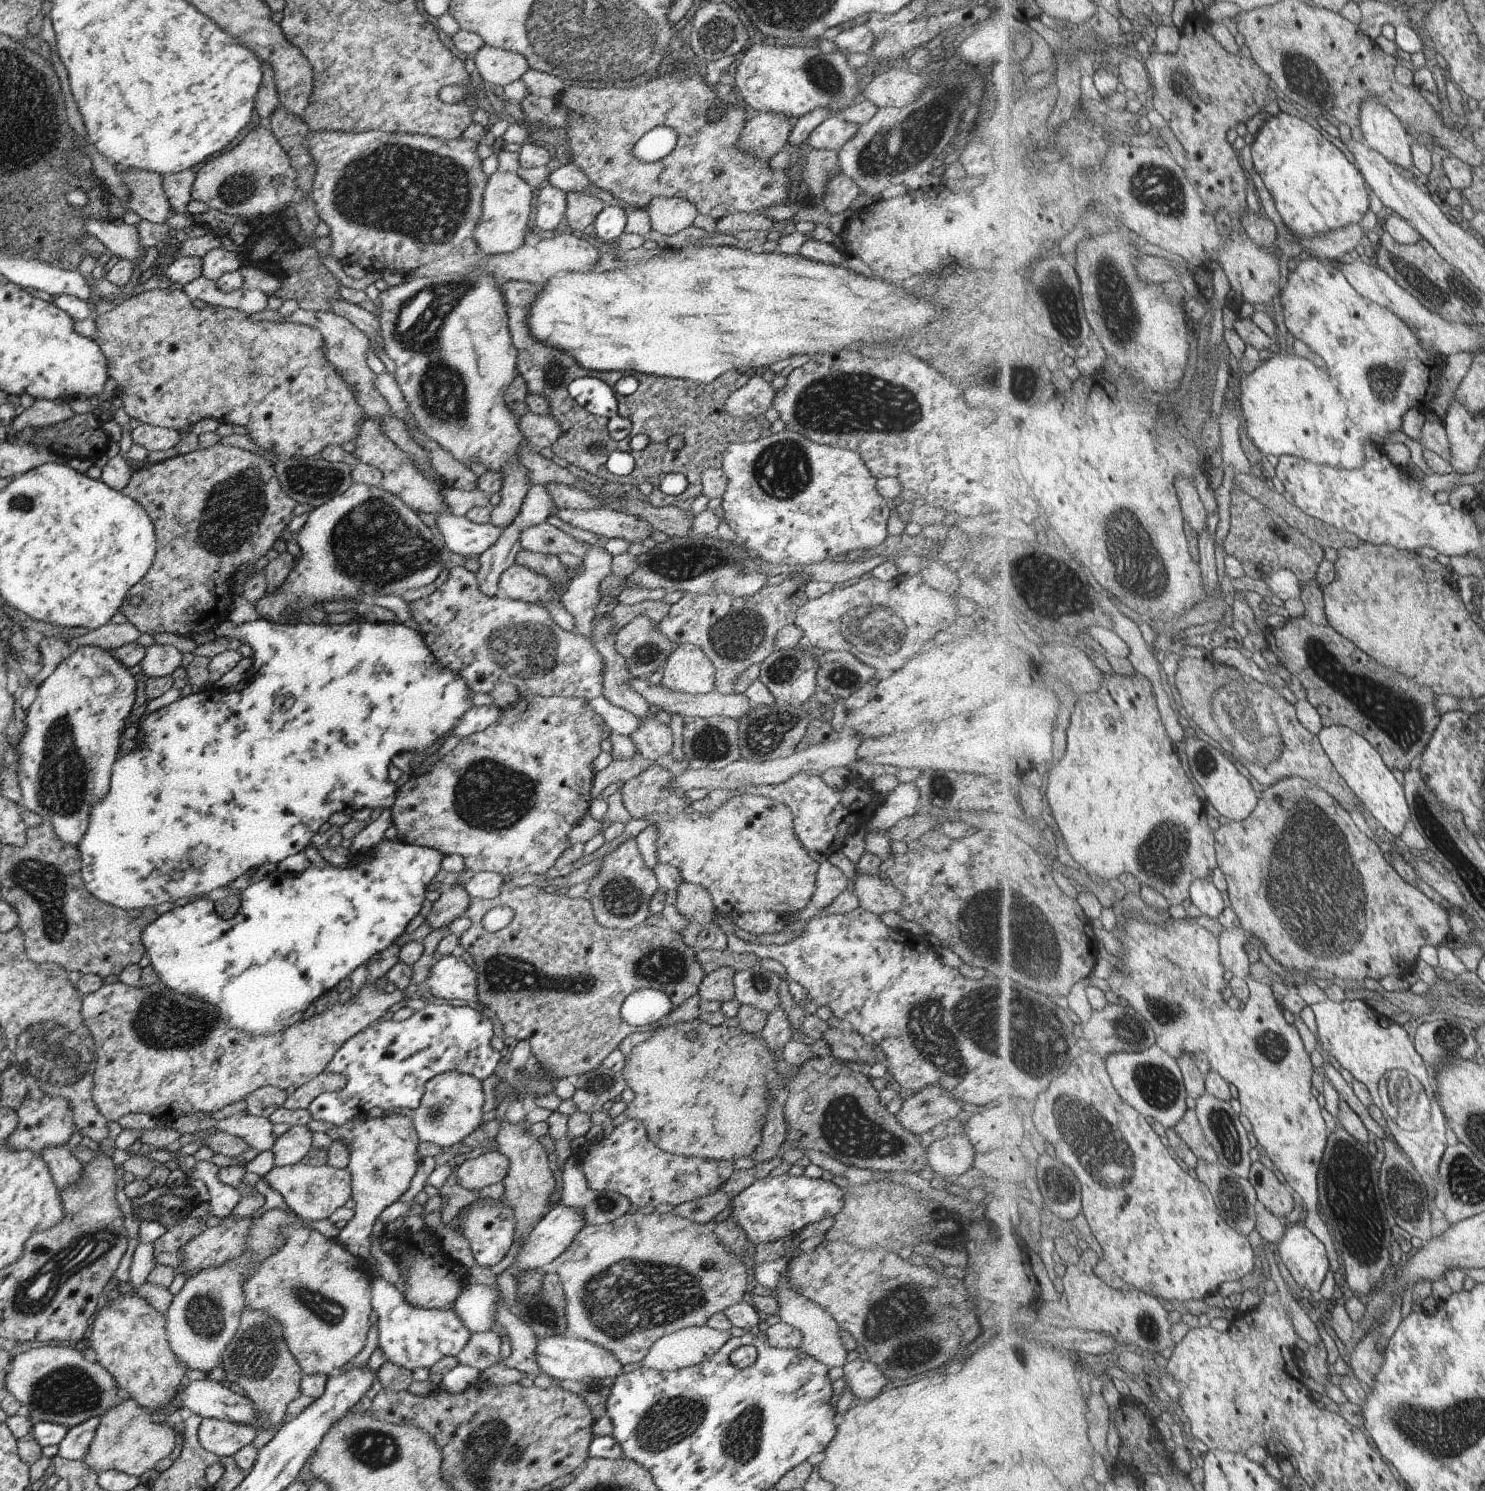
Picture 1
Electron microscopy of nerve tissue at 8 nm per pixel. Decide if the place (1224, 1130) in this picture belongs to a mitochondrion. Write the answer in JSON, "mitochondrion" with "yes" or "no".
{"mitochondrion":"yes"}

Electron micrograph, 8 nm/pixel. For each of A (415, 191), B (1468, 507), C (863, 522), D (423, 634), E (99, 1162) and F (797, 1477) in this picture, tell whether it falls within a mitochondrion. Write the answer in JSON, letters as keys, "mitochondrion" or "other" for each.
{"A":"mitochondrion","B":"other","C":"other","D":"other","E":"other","F":"other"}

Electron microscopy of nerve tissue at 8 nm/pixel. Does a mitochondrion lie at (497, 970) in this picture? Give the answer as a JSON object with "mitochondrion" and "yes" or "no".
{"mitochondrion":"yes"}

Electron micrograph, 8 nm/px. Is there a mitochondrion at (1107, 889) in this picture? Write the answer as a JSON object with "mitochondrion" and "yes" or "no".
{"mitochondrion":"no"}

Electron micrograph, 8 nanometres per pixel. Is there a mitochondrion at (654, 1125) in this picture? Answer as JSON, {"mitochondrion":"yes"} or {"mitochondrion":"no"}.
{"mitochondrion":"no"}

